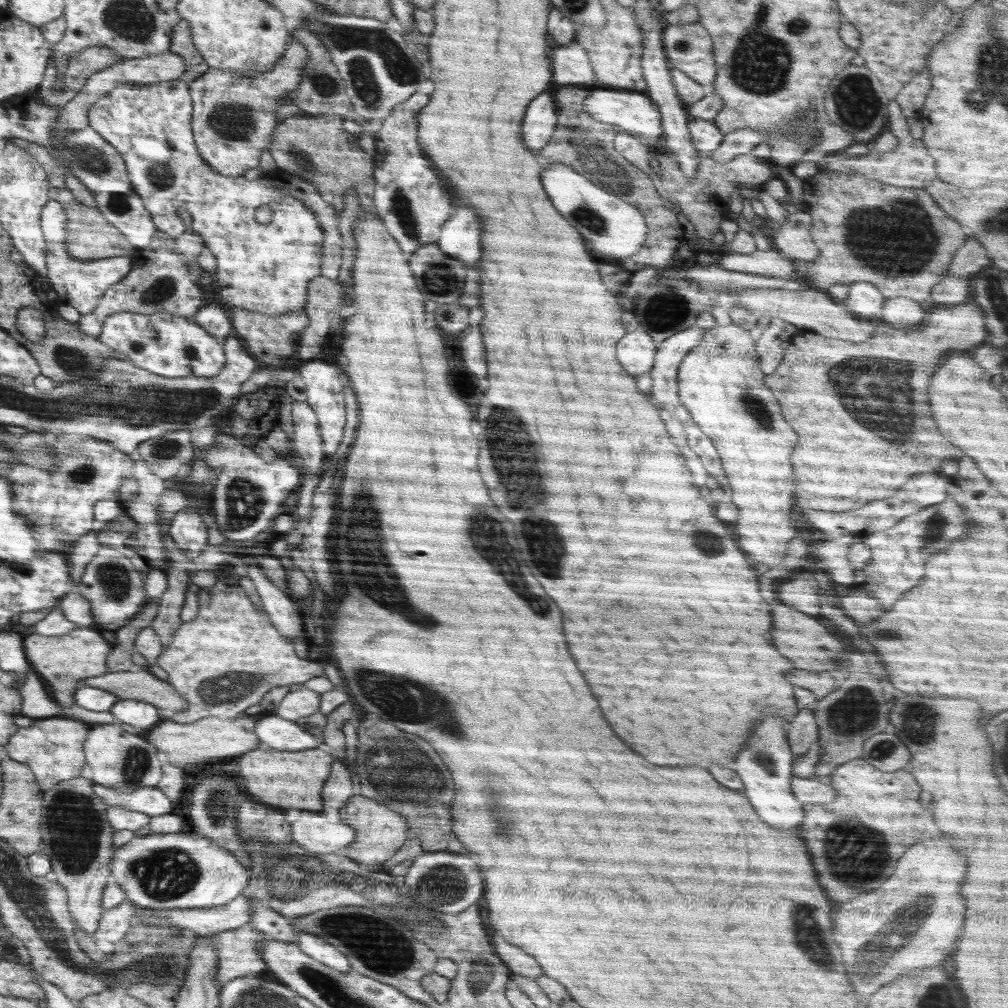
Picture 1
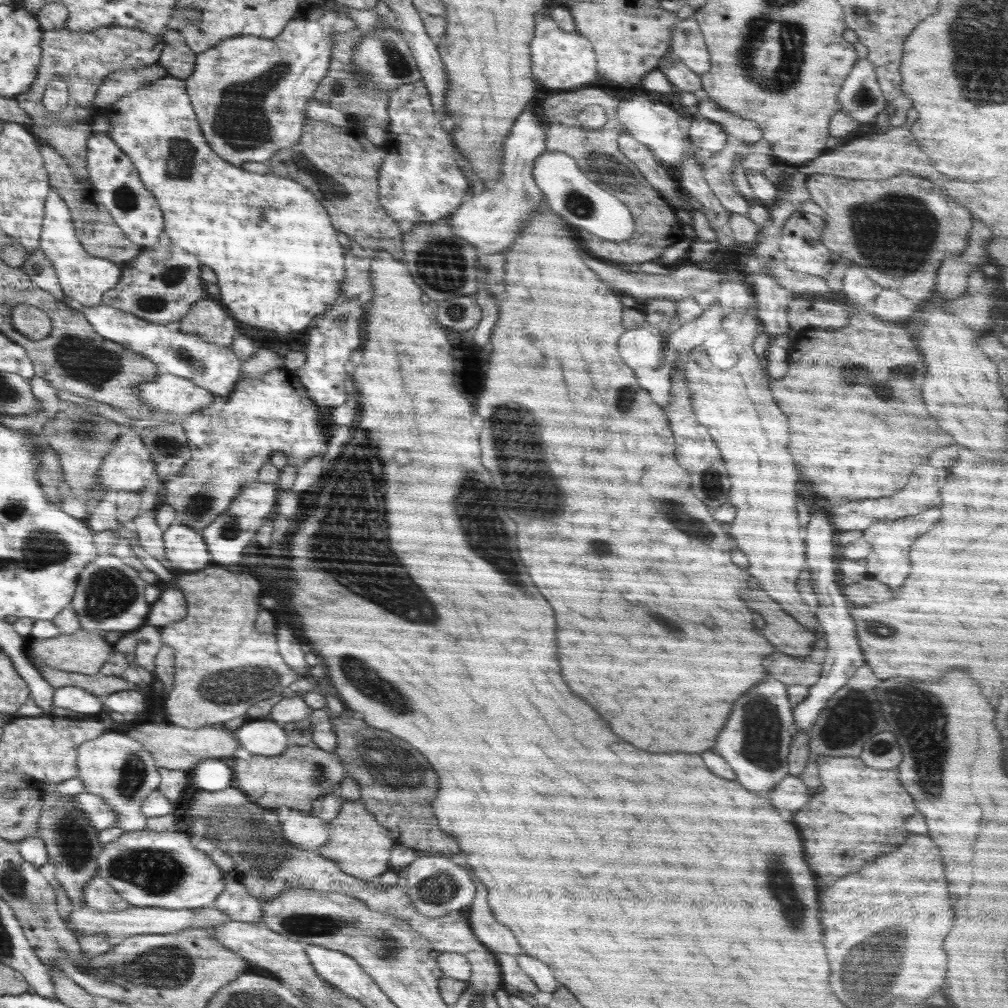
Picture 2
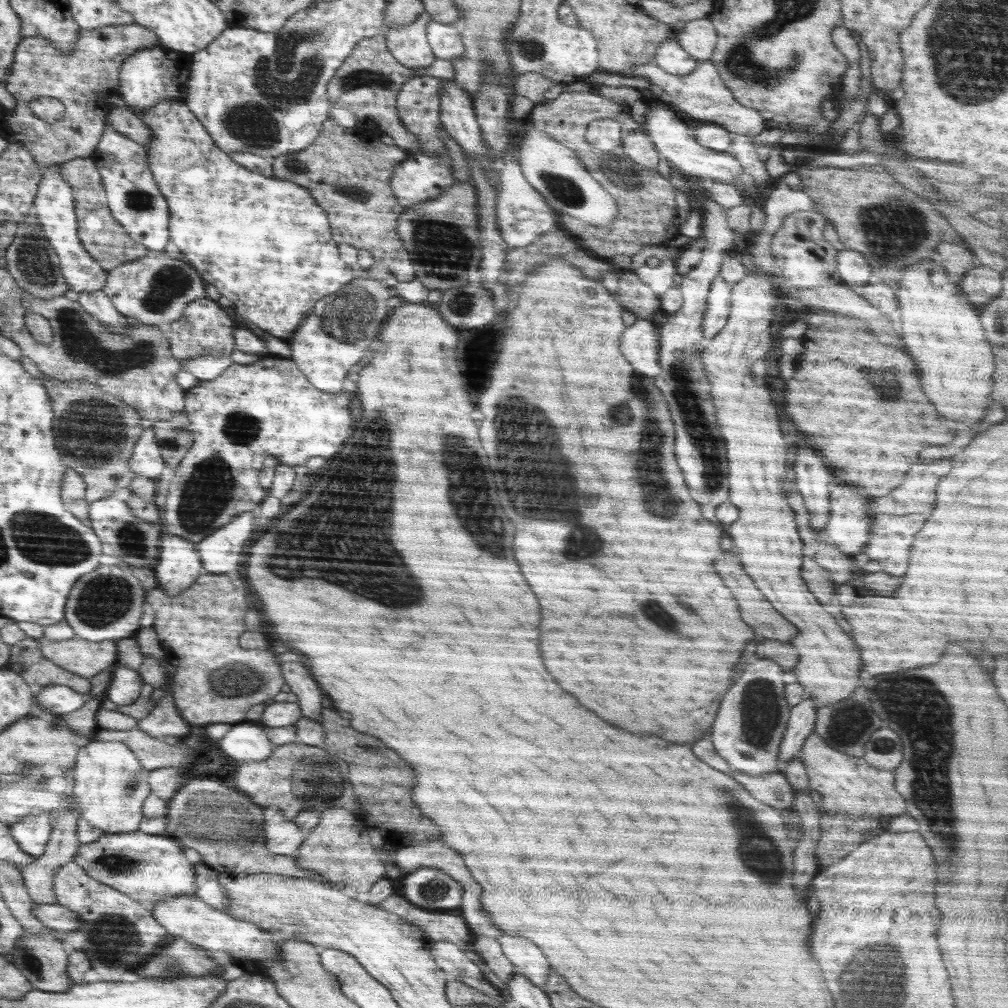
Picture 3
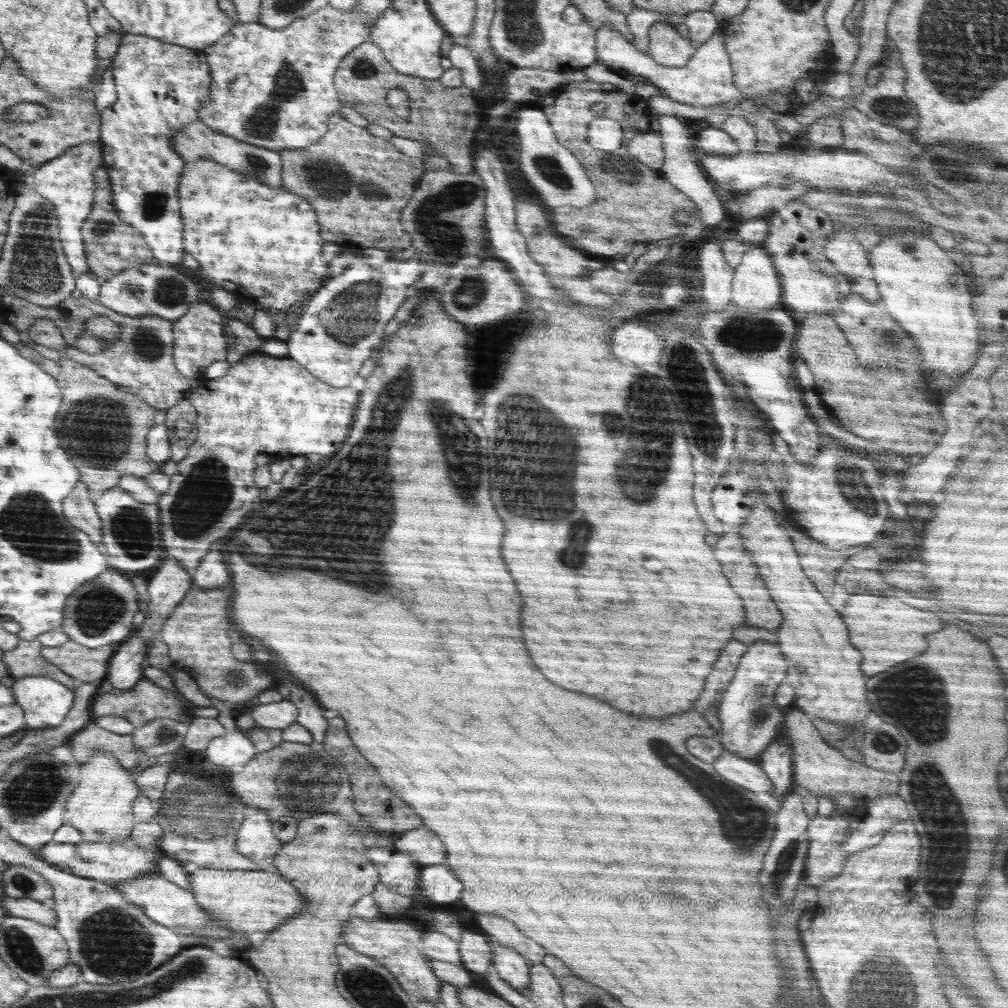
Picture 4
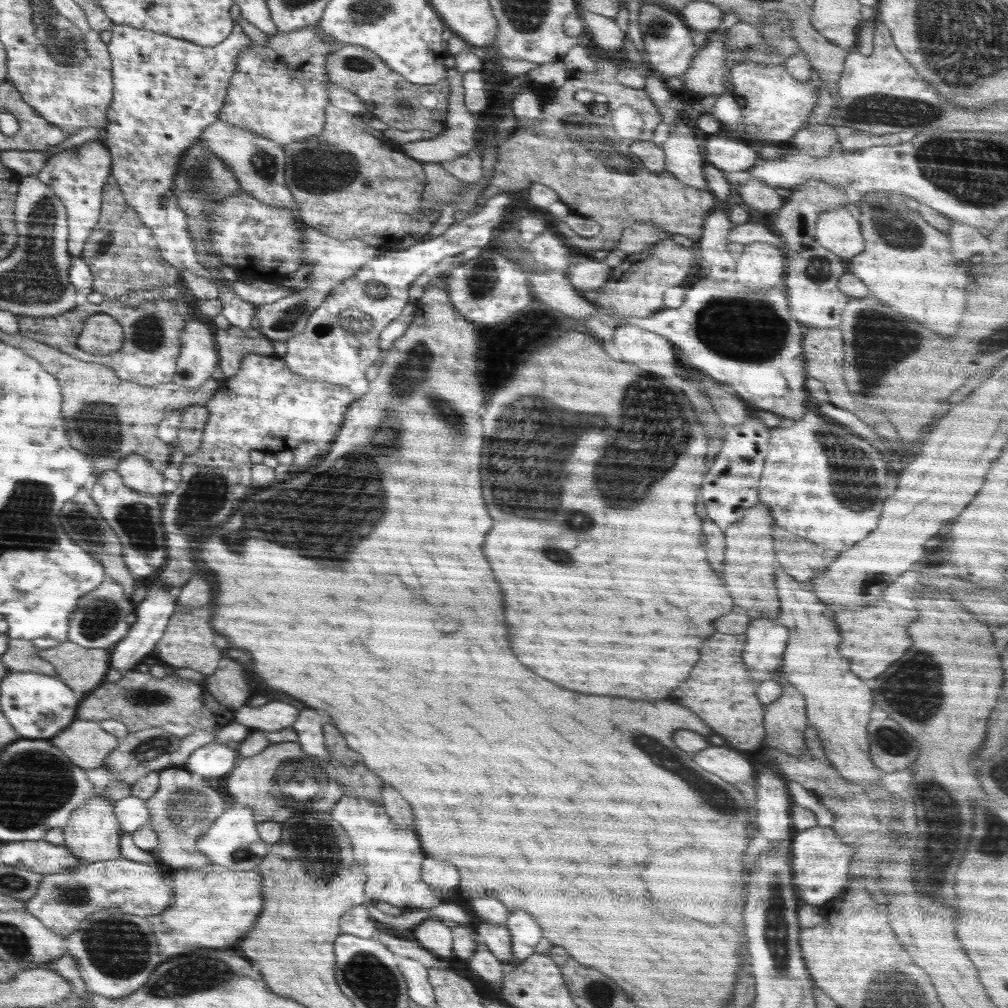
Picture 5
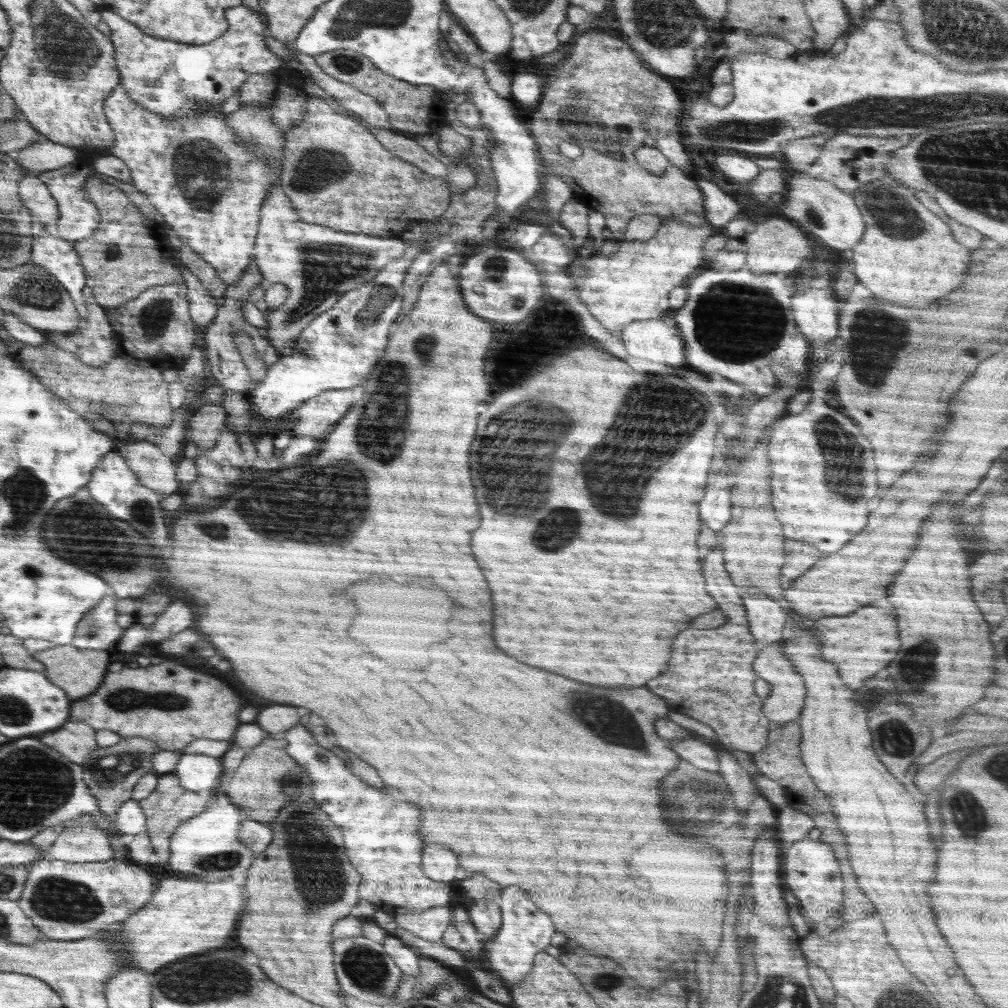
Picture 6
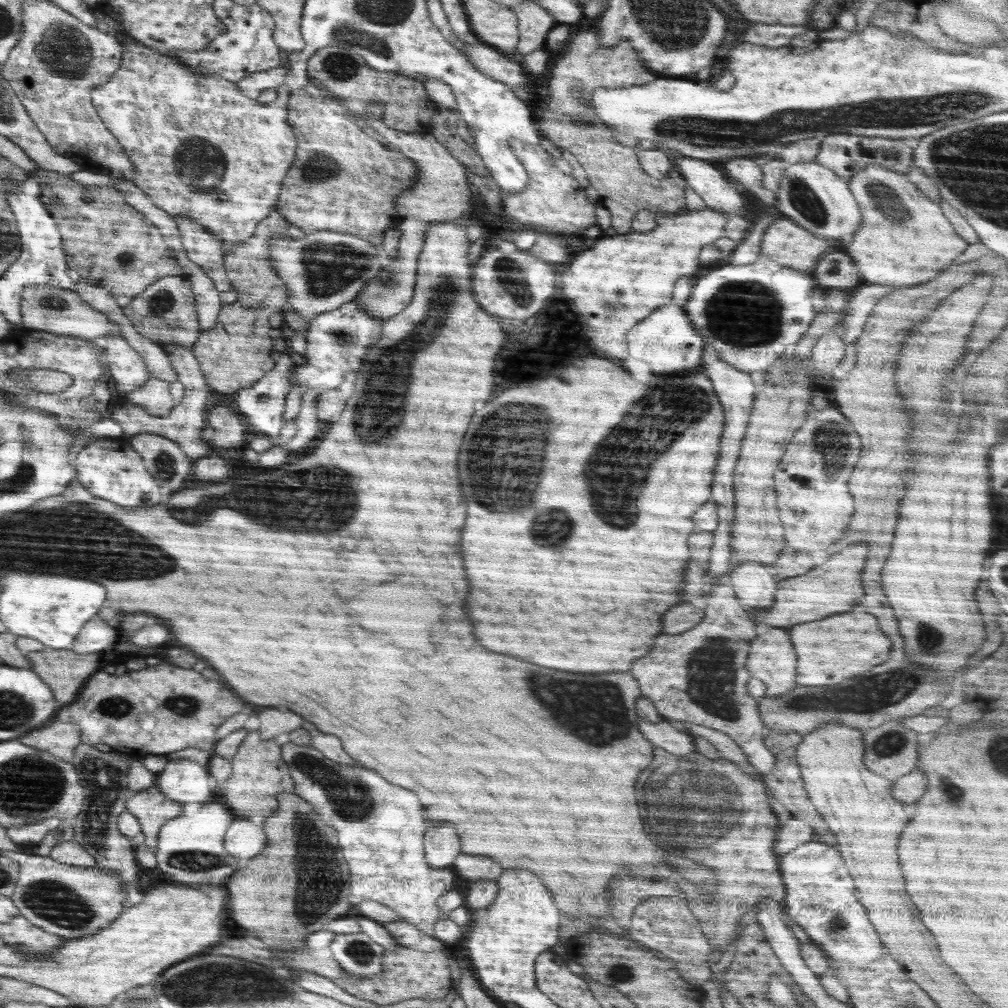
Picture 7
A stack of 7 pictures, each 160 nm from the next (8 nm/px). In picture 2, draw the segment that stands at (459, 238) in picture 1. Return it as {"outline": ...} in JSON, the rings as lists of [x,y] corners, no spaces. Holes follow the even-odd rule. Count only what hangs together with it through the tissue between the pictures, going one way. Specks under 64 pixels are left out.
{"outline":[[[524,110],[514,122],[508,138],[504,140],[504,156],[500,164],[500,182],[492,190],[486,190],[480,196],[474,196],[470,202],[462,203],[456,212],[451,214],[453,233],[470,244],[476,244],[484,254],[494,254],[506,250],[514,240],[518,230],[526,224],[528,218],[545,204],[543,194],[534,184],[532,166],[534,160],[547,150],[545,140],[548,138],[546,124],[538,118],[534,110]]]}

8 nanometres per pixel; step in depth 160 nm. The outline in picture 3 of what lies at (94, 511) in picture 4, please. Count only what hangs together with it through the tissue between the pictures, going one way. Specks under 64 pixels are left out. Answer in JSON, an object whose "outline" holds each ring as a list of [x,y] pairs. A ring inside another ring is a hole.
{"outline":[[[67,469],[66,478],[63,480],[62,492],[66,509],[72,512],[82,523],[90,522],[90,504],[86,501],[87,483],[84,483],[83,475],[75,470]]]}

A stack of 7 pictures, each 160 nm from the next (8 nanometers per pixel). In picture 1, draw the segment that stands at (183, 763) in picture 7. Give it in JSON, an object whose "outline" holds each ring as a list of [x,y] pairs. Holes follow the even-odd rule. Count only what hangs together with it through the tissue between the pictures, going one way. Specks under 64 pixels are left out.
{"outline":[[[267,713],[255,726],[255,735],[260,746],[274,750],[297,751],[317,747],[323,738],[310,735],[295,721],[284,720],[280,716]]]}

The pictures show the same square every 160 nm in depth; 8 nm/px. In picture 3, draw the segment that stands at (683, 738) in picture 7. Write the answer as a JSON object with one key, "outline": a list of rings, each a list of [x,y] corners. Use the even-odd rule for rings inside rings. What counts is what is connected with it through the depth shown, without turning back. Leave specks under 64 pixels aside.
{"outline":[[[734,768],[729,772],[754,798],[760,798],[760,802],[781,809],[790,806],[792,808],[796,792],[784,772],[766,773],[759,777],[741,773]]]}

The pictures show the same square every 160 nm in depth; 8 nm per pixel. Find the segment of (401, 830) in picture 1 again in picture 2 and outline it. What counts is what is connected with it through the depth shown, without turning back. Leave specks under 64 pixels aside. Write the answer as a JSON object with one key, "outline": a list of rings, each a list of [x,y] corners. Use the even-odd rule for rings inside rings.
{"outline":[[[362,800],[345,801],[338,814],[328,823],[329,839],[312,851],[337,863],[340,870],[361,881],[374,881],[374,878],[390,870],[390,849],[395,845],[389,830],[384,828],[370,814]]]}

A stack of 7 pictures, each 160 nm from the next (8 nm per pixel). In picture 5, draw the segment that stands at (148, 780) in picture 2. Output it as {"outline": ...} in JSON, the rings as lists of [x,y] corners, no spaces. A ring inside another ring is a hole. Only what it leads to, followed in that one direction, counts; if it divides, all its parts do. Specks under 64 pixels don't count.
{"outline":[[[98,791],[88,802],[74,809],[63,828],[64,846],[70,847],[81,860],[89,863],[107,861],[122,857],[120,840],[124,834],[122,825],[114,813],[114,806],[110,801],[100,796]]]}

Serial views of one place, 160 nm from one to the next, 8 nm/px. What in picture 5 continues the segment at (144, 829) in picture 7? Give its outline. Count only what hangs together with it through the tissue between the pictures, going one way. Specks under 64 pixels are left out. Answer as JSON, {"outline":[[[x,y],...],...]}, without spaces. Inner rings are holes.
{"outline":[[[176,767],[164,768],[159,771],[158,790],[150,798],[146,799],[144,803],[148,808],[148,813],[150,813],[149,823],[156,832],[158,839],[158,844],[153,848],[155,858],[171,867],[173,871],[177,869],[203,869],[206,865],[209,865],[209,860],[196,848],[196,838],[198,836],[201,837],[207,832],[212,822],[224,812],[224,808],[229,808],[232,805],[236,805],[239,808],[245,807],[245,805],[238,802],[236,796],[232,796],[230,792],[225,791],[225,788],[222,788],[224,789],[223,796],[219,795],[222,792],[218,792],[218,790],[221,790],[222,786],[226,787],[226,784],[221,785],[221,783],[217,783],[216,792],[216,790],[207,785],[208,783],[203,778],[200,778],[202,778],[200,774],[194,774],[194,772],[190,772],[187,769]]]}

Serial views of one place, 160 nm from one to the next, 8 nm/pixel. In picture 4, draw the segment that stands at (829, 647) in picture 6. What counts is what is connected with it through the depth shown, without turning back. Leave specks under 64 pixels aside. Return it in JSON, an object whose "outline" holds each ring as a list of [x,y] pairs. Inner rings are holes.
{"outline":[[[864,592],[864,594],[850,596],[848,604],[840,610],[840,614],[848,626],[848,632],[850,632],[850,642],[852,642],[852,646],[856,646],[860,650],[860,654],[864,658],[862,672],[866,676],[874,676],[878,672],[888,670],[890,666],[916,658],[920,652],[926,650],[924,634],[936,632],[942,628],[942,620],[934,612],[928,612],[932,607],[932,594],[928,593],[928,599],[921,599],[918,604],[918,597],[913,597],[909,593],[902,598],[902,602],[898,602],[898,600],[894,602],[890,598],[890,604],[886,604],[886,598]],[[902,602],[906,604],[902,604]],[[912,606],[916,608],[912,608]],[[920,608],[928,610],[920,610]],[[880,610],[882,610],[882,622],[878,620]]]}

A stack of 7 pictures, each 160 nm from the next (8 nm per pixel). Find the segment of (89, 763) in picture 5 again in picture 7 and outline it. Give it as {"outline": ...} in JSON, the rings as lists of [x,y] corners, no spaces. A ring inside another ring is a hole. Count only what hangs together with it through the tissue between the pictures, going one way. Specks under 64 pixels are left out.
{"outline":[[[54,720],[43,728],[33,729],[32,732],[28,732],[17,739],[26,746],[45,750],[61,760],[70,762],[75,756],[76,748],[82,744],[82,730],[80,730],[80,727],[77,724]]]}

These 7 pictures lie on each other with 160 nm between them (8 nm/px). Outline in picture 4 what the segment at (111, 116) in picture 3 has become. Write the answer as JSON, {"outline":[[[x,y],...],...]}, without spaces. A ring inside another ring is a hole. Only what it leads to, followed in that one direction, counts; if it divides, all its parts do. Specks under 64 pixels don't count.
{"outline":[[[198,120],[187,124],[180,130],[178,135],[172,137],[172,148],[186,162],[194,162],[199,158],[211,158],[214,162],[234,168],[248,178],[255,178],[264,184],[276,189],[283,188],[281,177],[282,163],[279,151],[260,149],[248,142],[240,142],[234,138],[228,138],[224,134],[218,134],[216,130],[208,128],[202,121]]]}

